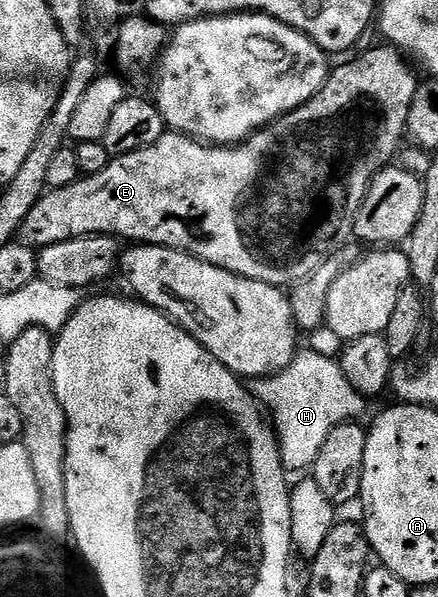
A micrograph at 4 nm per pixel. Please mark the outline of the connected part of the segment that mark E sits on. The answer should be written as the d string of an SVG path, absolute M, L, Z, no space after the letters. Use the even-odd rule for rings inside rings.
M380 46L363 52L358 59L353 59L350 63L343 64L342 67L334 66L330 70L329 79L323 85L323 89L319 89L319 93L315 93L311 101L307 101L291 113L282 115L274 123L268 123L263 130L255 132L244 143L210 145L202 143L199 139L193 139L189 135L182 135L179 131L166 130L165 135L159 137L159 141L155 141L155 145L147 145L143 149L135 149L126 155L110 158L107 169L103 169L103 173L77 179L66 187L46 190L35 205L35 209L31 209L27 217L23 217L23 225L19 232L20 243L40 249L59 245L59 241L78 239L84 235L111 235L118 240L132 241L137 245L185 251L189 255L194 255L196 259L202 259L211 265L227 269L231 273L243 276L244 279L263 281L271 284L272 287L285 289L290 285L300 283L303 279L308 279L314 271L319 270L325 264L328 256L338 254L342 250L341 246L353 239L353 222L359 213L359 205L363 205L363 197L367 197L367 189L371 181L383 168L394 162L393 154L396 153L401 138L404 140L407 135L405 130L407 113L411 109L411 101L417 92L419 75L416 70L409 71L410 64L392 46Z

